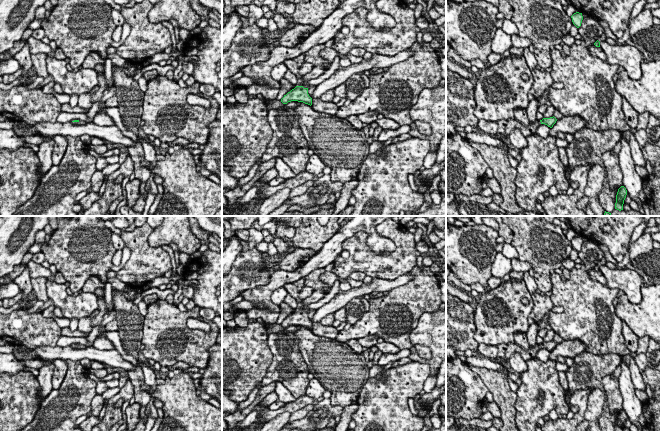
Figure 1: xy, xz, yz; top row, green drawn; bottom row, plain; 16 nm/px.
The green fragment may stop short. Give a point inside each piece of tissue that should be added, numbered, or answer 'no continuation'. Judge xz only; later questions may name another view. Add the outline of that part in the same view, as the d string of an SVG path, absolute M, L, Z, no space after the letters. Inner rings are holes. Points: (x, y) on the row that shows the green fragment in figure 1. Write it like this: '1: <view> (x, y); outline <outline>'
1: xz (293, 65); outline M300 54L298 57L294 59L288 59L284 61L284 64L287 66L288 70L290 70L297 77L296 86L303 86L304 88L309 88L309 81L303 80L302 75L299 74L298 70L305 62L304 60L305 54Z

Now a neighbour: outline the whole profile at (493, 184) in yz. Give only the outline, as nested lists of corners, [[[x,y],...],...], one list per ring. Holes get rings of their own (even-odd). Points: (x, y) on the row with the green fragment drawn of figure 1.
[[[485,178],[488,187],[493,191],[493,193],[501,194],[501,187],[499,182],[493,178]]]

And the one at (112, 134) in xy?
[[[56,121],[54,123],[41,122],[30,126],[33,126],[44,137],[55,135],[81,137],[82,135],[89,135],[90,137],[97,137],[112,144],[121,144],[126,148],[135,145],[135,142],[124,136],[115,125],[99,126],[93,122],[86,123],[85,125],[75,125],[73,122],[60,123]]]

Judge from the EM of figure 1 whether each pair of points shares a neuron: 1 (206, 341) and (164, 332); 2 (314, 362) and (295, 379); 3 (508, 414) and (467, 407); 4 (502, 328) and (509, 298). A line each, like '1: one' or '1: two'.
1: one
2: two
3: two
4: one

